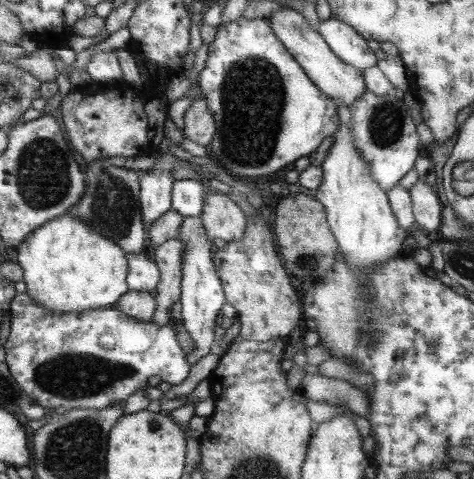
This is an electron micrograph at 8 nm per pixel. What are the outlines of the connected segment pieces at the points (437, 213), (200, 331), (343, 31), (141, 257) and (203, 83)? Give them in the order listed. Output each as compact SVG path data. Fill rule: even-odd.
M416 182L410 190L413 213L416 227L425 231L431 236L437 237L437 230L442 222L442 203L436 195L436 190L432 190L426 182Z
M199 216L184 217L179 228L177 238L183 242L181 254L181 286L182 296L181 317L184 320L184 328L191 334L196 343L193 352L187 352L187 358L193 366L200 358L211 353L214 344L214 328L216 328L216 316L220 316L220 308L224 304L224 292L222 292L222 278L218 278L216 264L212 262L212 244L208 240L207 230L202 226Z
M331 16L325 21L322 20L316 29L332 52L345 64L354 66L360 72L376 66L375 52L352 26Z
M149 249L137 253L127 253L131 271L129 274L129 285L132 291L150 293L157 288L161 272L156 261L152 259Z
M246 19L217 27L216 38L209 44L208 60L199 74L201 92L206 95L208 110L216 122L214 138L209 142L212 159L231 174L253 184L261 176L290 170L294 162L308 156L326 138L334 135L340 125L338 106L332 98L320 91L315 82L299 66L271 29L269 20Z

